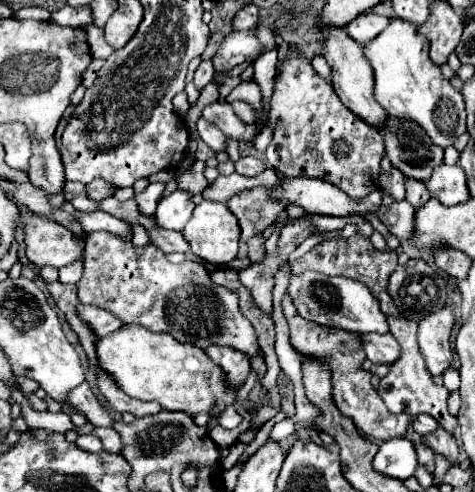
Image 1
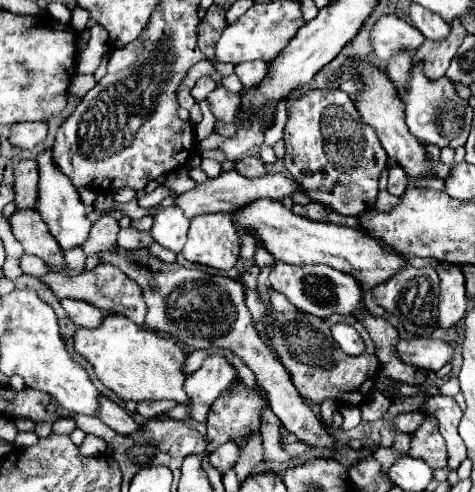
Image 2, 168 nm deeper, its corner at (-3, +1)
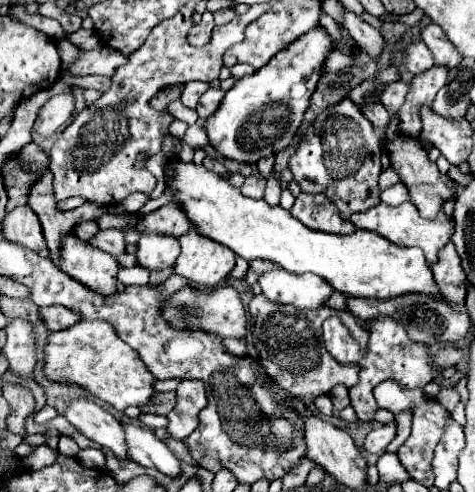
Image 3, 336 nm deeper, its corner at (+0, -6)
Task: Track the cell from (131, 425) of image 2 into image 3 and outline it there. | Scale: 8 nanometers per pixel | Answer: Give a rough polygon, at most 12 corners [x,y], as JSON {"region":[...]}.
{"region":[[122,423],[128,457],[178,475],[176,455],[146,427]]}

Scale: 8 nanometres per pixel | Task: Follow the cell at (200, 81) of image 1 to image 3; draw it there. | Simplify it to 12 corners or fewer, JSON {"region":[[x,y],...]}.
{"region":[[204,81],[186,83],[180,101],[196,107],[206,89]]}

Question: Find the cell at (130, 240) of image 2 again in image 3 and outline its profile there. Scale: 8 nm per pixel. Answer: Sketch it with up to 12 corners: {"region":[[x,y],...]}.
{"region":[[120,229],[100,231],[94,247],[118,257],[126,253]]}

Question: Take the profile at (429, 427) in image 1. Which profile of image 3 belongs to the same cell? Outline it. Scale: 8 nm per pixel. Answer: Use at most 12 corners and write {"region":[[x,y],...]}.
{"region":[[396,421],[368,433],[364,449],[382,453],[396,437]]}

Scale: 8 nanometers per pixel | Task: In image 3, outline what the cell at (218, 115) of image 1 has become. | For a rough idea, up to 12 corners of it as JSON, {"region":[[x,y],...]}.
{"region":[[208,89],[196,107],[208,119],[218,111],[226,91]]}

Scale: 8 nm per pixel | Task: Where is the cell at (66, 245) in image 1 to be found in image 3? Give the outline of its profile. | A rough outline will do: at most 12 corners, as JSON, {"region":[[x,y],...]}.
{"region":[[26,205],[4,217],[4,235],[50,257],[40,221]]}

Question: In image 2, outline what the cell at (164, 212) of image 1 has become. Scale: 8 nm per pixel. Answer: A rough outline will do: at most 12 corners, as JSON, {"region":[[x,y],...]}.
{"region":[[167,206],[153,218],[149,234],[163,248],[179,254],[189,220]]}

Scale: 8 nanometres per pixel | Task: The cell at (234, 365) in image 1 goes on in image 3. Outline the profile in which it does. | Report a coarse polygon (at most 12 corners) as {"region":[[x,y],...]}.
{"region":[[200,379],[180,381],[168,433],[186,439],[206,407]]}

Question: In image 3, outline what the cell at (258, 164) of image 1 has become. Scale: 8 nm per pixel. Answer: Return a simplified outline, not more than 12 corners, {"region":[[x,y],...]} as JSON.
{"region":[[260,175],[246,177],[242,195],[262,199],[266,179]]}

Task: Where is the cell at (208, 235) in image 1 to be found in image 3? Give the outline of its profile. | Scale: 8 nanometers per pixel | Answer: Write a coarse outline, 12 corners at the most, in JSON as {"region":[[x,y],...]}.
{"region":[[190,229],[180,237],[176,273],[218,285],[236,255]]}

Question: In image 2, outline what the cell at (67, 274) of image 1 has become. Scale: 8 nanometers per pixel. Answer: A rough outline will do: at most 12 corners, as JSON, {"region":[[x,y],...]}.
{"region":[[103,214],[83,248],[85,254],[115,252],[117,220]]}

